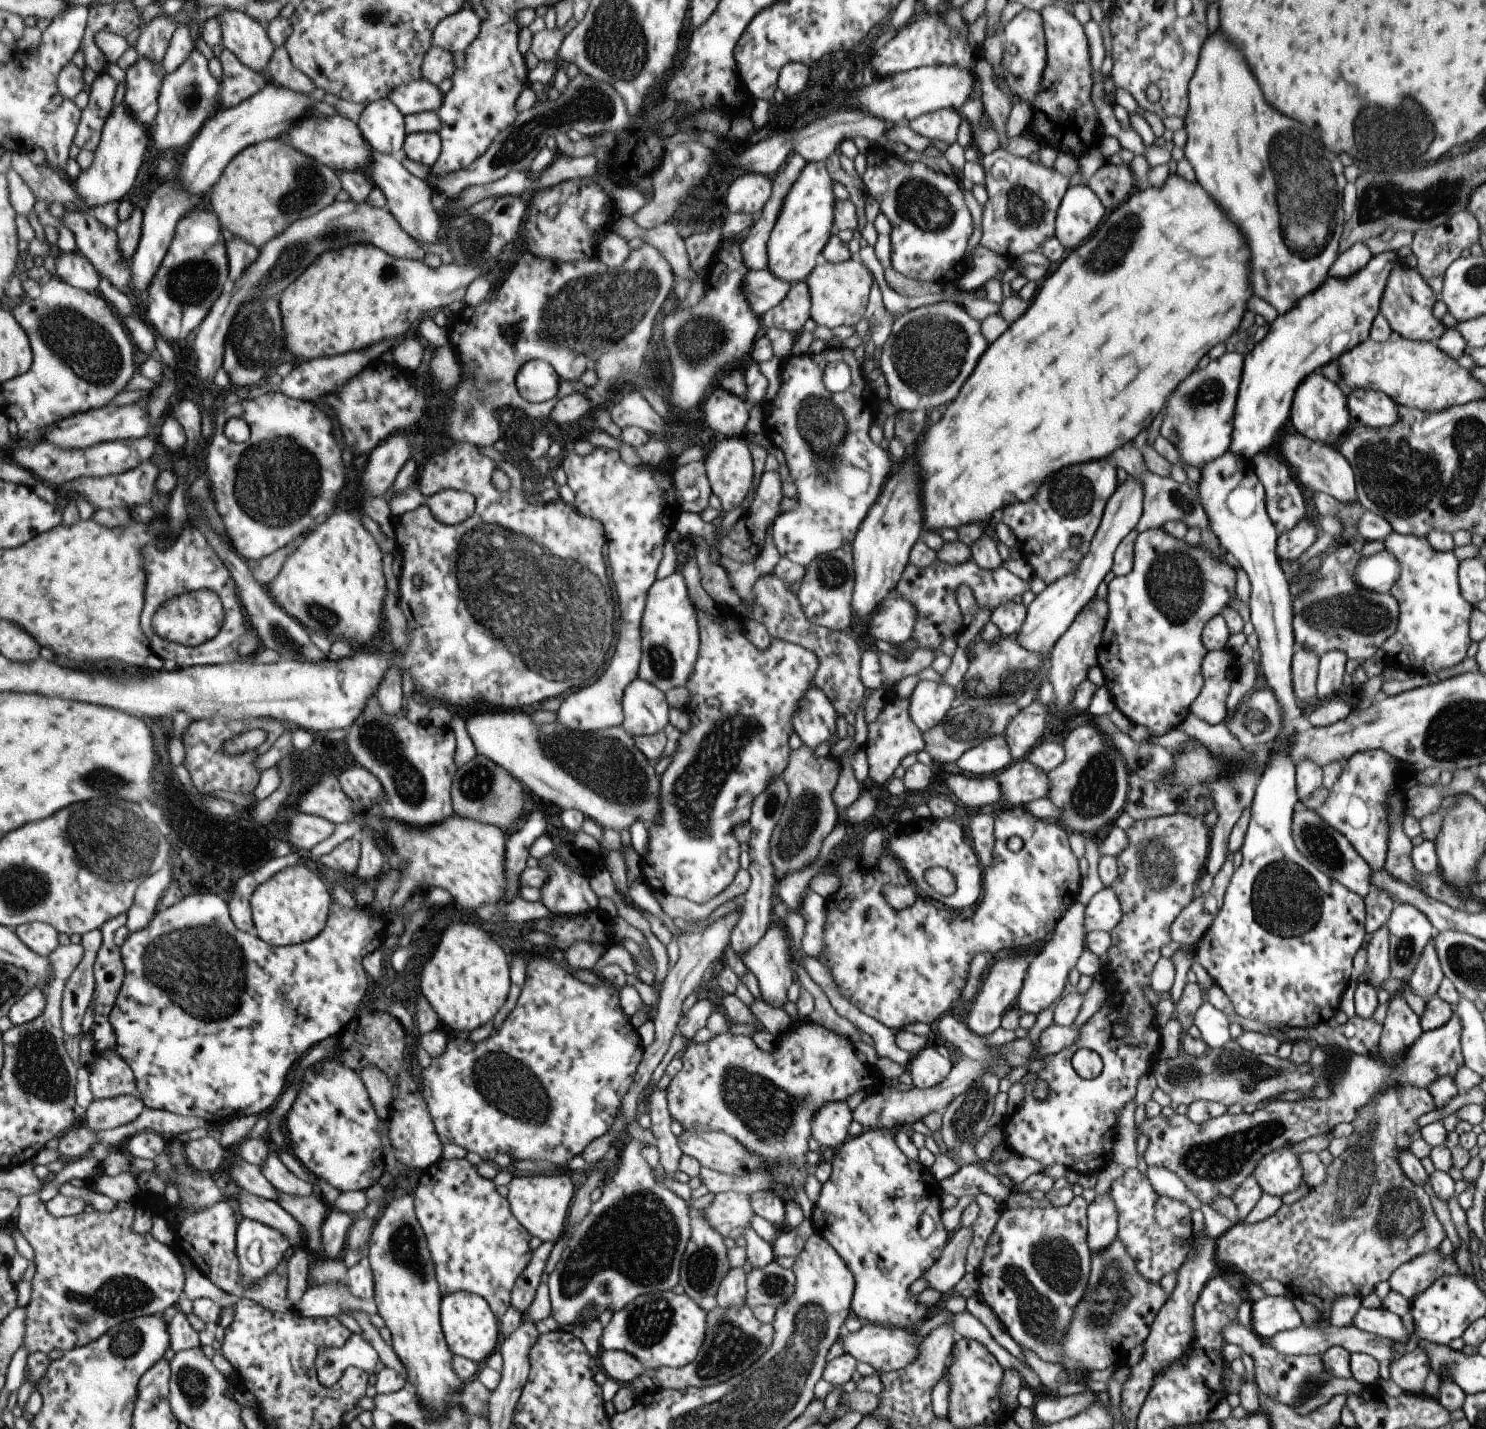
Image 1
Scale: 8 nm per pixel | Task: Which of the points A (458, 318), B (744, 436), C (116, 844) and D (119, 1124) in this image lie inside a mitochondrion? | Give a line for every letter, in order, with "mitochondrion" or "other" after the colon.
A: other
B: other
C: mitochondrion
D: other

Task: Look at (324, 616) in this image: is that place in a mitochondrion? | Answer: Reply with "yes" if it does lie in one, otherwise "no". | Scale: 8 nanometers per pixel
yes

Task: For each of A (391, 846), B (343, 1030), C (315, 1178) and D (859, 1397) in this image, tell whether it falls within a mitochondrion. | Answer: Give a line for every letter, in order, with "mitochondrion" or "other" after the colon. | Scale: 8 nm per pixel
A: mitochondrion
B: other
C: other
D: other

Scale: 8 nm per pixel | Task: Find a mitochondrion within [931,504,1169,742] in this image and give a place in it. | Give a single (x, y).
(977, 691)

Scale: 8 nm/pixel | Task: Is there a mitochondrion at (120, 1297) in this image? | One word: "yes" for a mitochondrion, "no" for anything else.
yes

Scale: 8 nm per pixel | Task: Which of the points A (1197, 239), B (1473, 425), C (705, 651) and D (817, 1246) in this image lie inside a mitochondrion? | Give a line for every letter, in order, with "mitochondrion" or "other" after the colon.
A: other
B: mitochondrion
C: other
D: other

